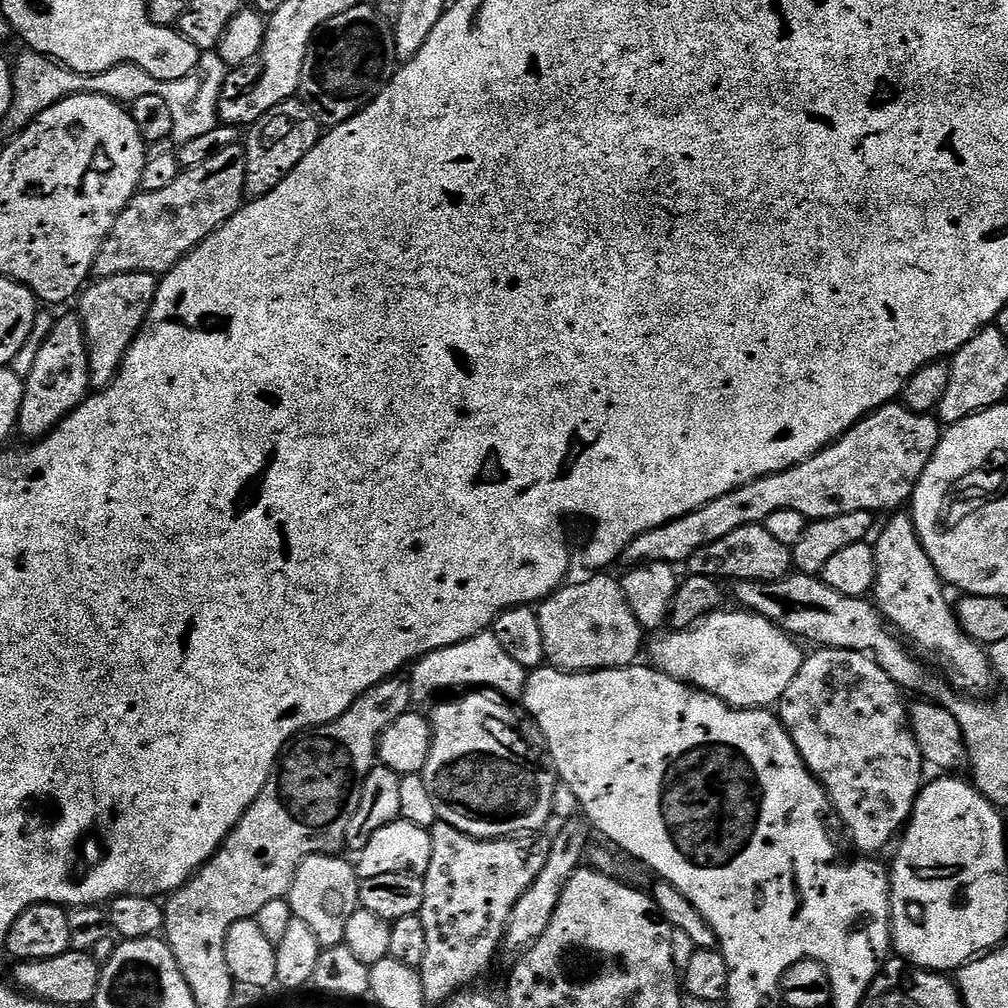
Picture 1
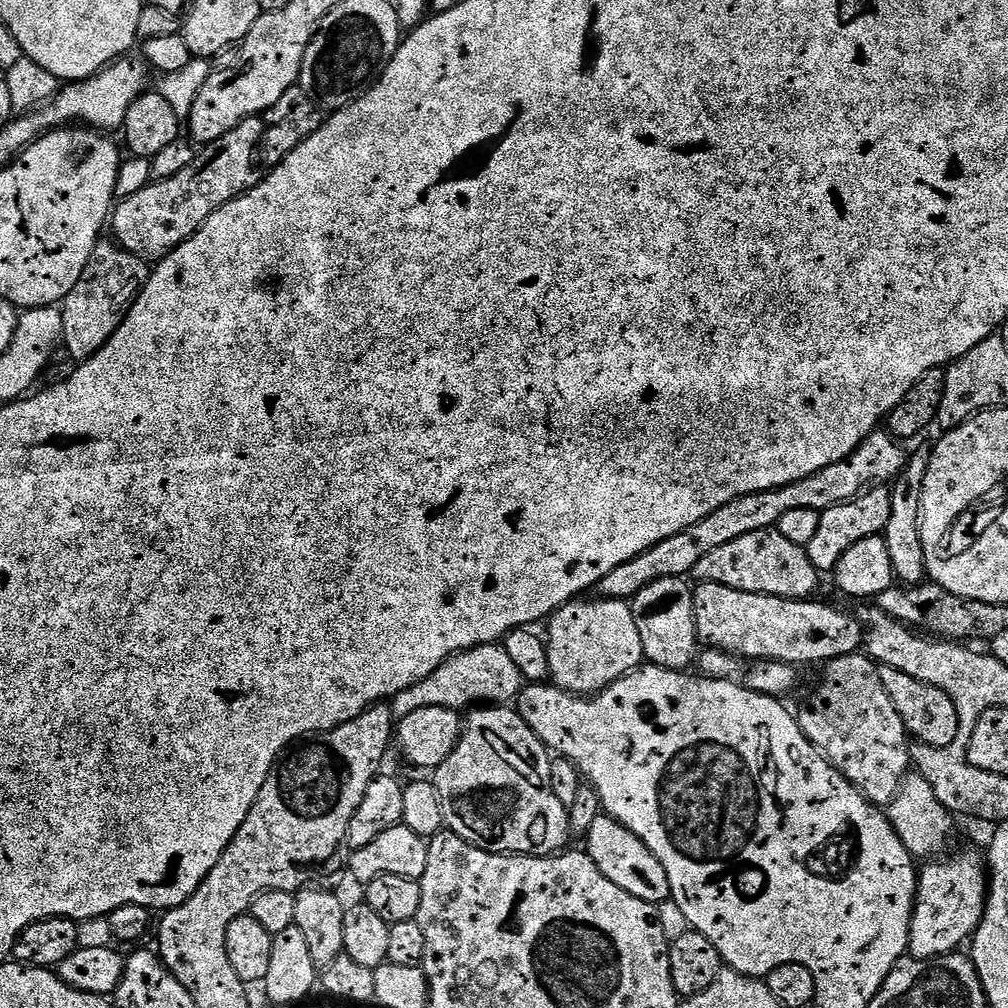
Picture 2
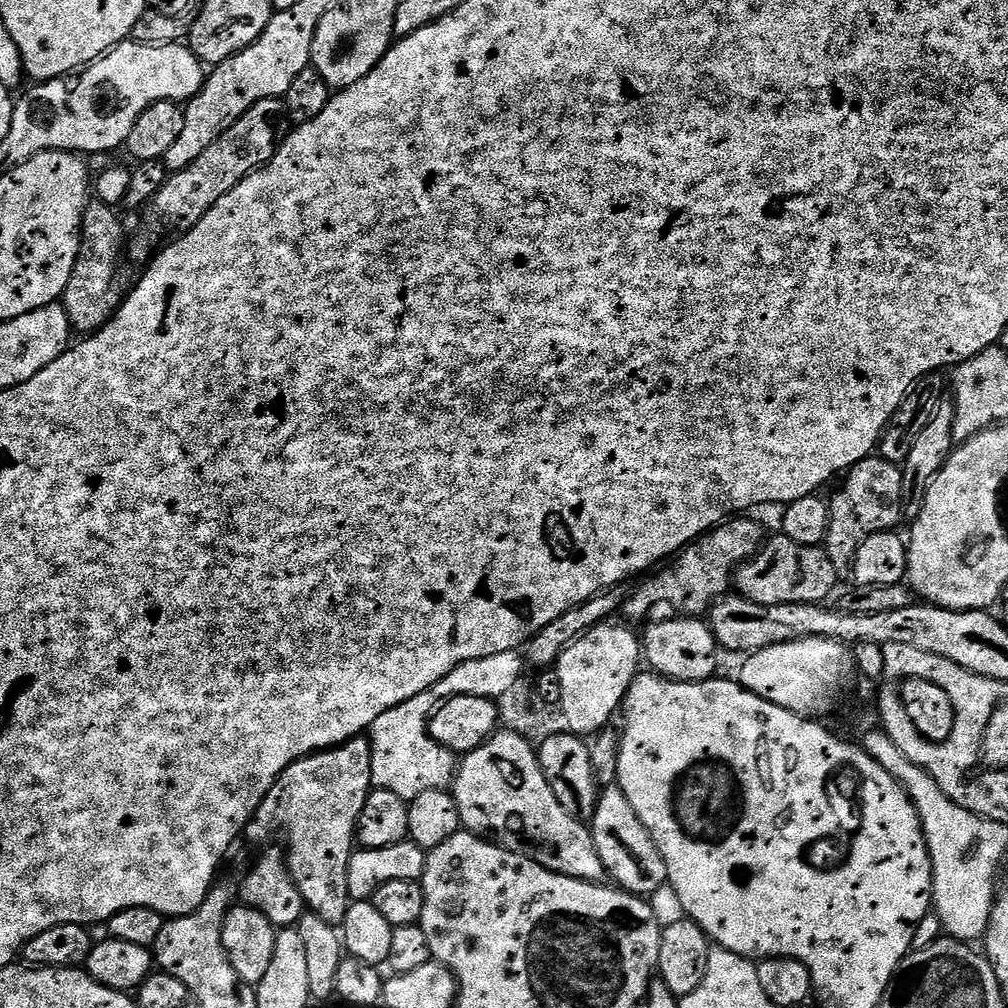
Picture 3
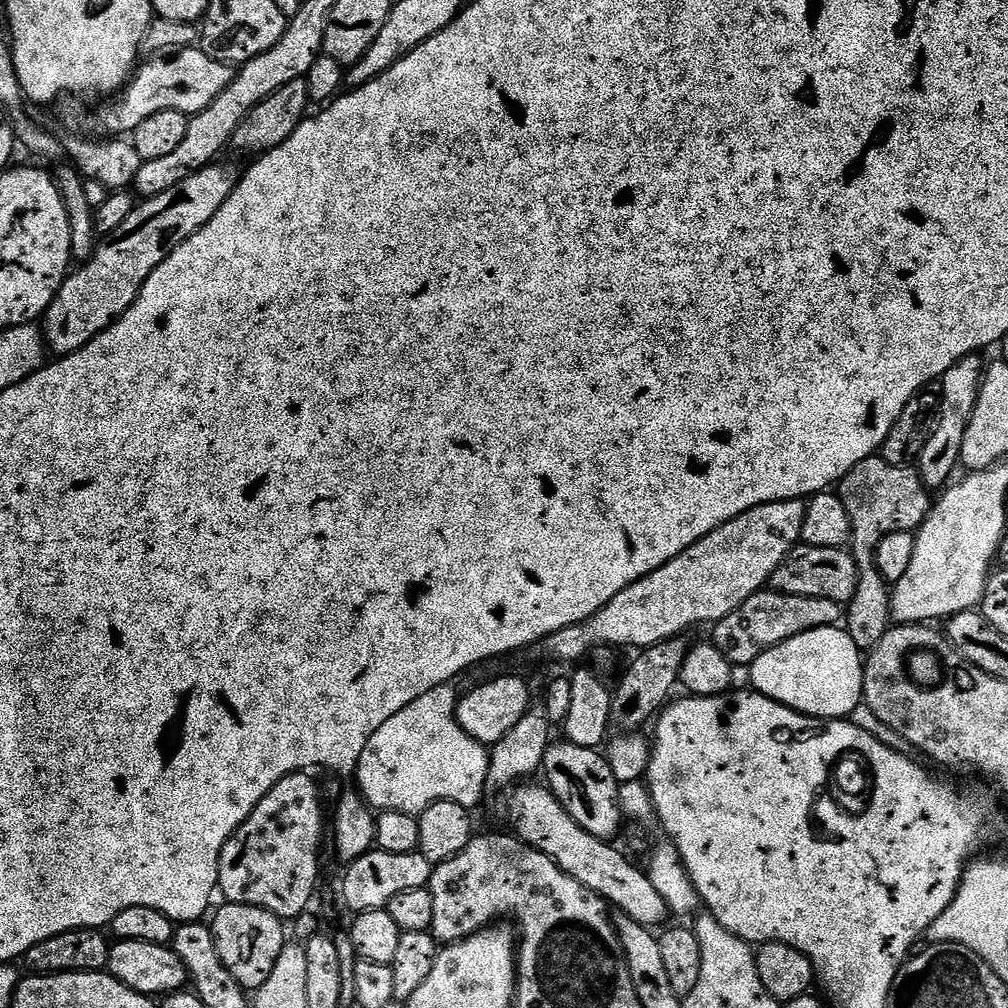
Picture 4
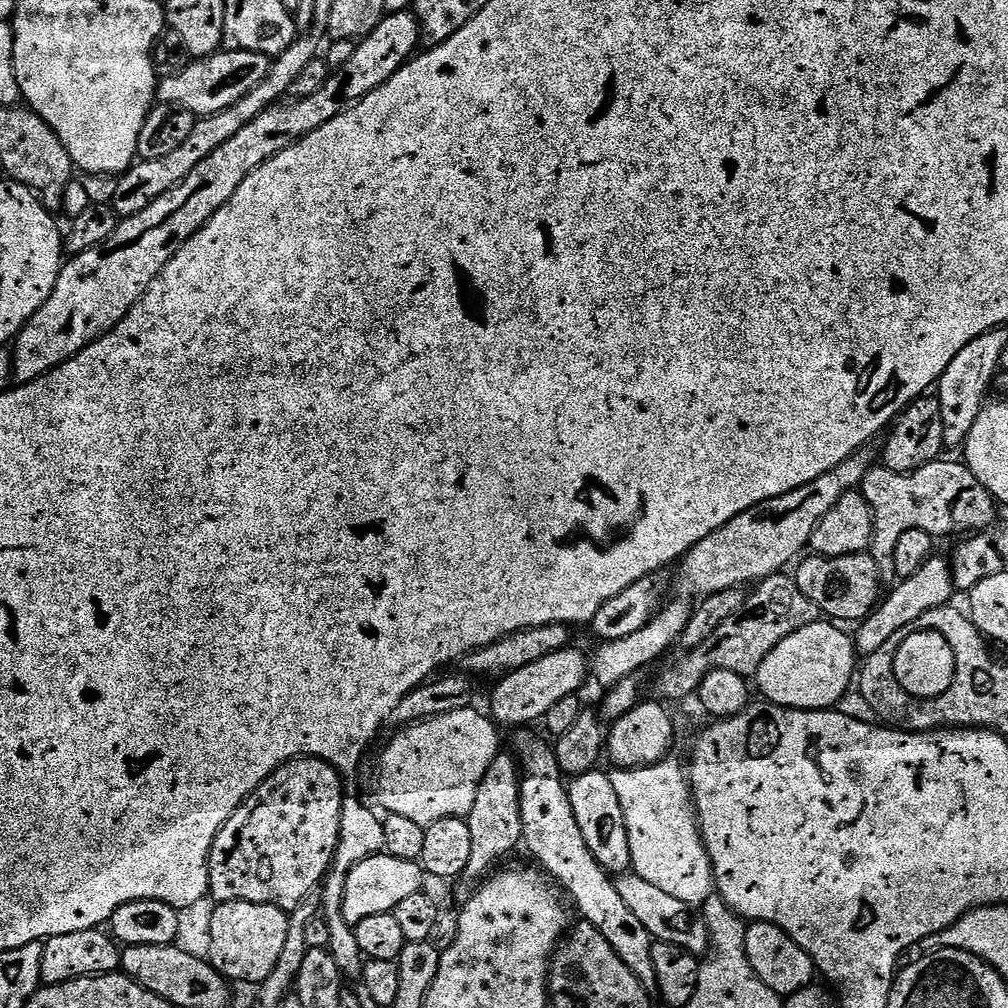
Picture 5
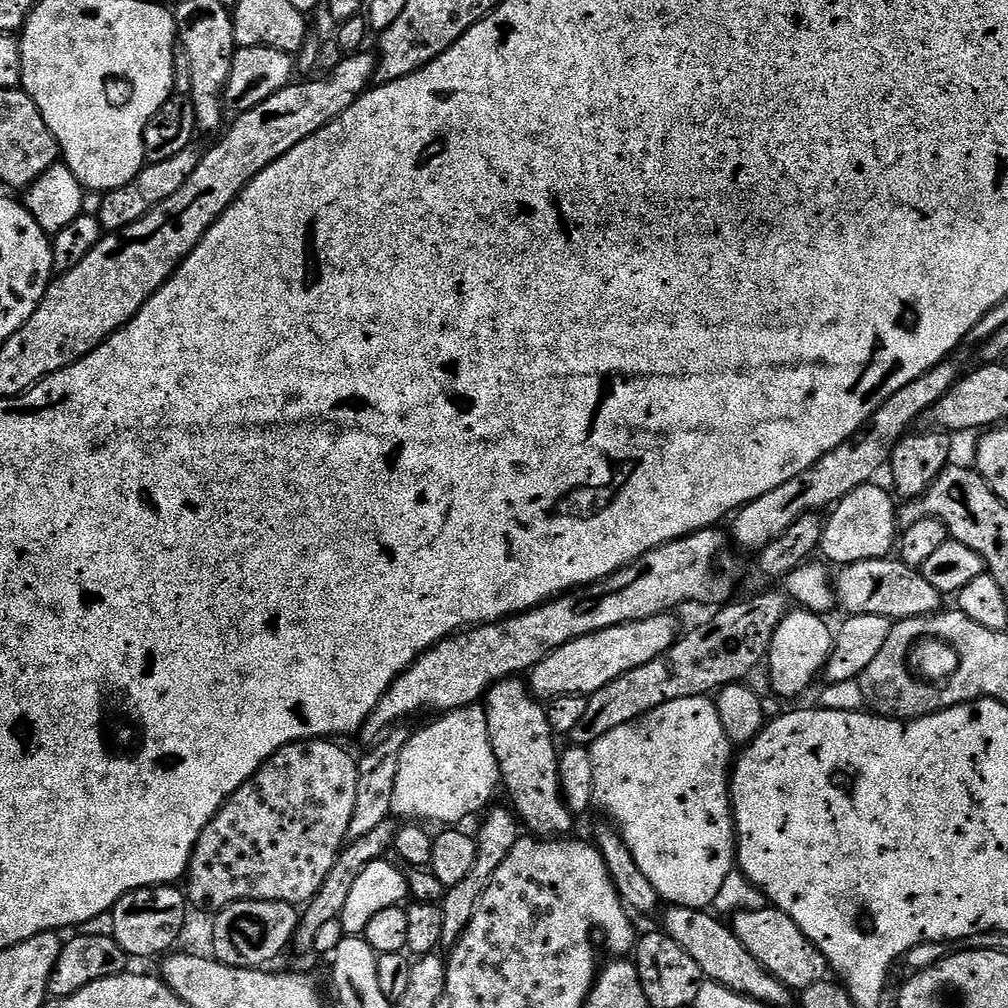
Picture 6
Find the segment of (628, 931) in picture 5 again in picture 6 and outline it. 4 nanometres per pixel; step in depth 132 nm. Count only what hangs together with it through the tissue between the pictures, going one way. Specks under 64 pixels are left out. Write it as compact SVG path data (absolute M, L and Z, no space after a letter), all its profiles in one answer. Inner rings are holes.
M523 679L499 680L483 697L490 746L498 762L503 791L508 791L511 807L521 825L537 838L564 838L571 833L568 831L574 817L560 793L557 737L548 721L547 707L537 699L531 687L520 680Z

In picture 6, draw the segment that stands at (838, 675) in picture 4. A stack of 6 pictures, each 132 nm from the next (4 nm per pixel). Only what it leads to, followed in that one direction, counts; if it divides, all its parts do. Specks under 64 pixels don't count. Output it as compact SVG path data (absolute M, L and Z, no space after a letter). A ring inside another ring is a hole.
M807 610L789 611L786 618L782 618L782 622L776 630L774 630L774 638L772 645L766 657L766 669L772 675L772 688L780 696L800 696L812 684L815 676L819 677L824 671L824 666L828 662L828 656L832 652L832 642L834 639L833 629L828 629L828 624L823 615L809 612Z

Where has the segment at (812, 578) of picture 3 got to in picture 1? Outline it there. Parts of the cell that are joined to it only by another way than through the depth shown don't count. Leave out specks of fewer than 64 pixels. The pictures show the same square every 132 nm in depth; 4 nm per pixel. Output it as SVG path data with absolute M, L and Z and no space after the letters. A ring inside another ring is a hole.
M751 524L734 530L734 534L726 534L726 538L718 538L718 542L710 542L710 546L702 546L702 550L695 552L686 562L686 568L694 576L710 576L720 582L731 582L780 580L793 571L794 565L789 545L773 538L763 524Z

